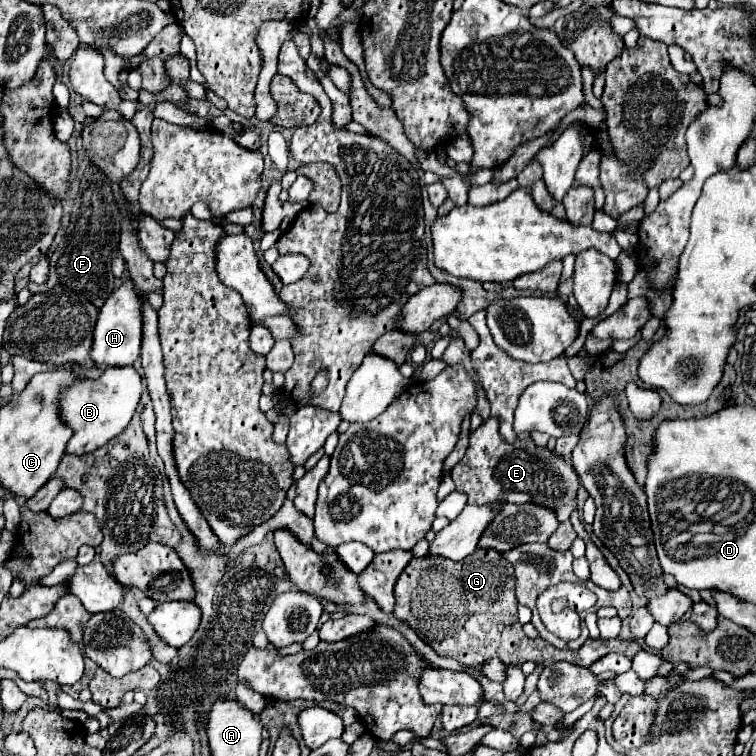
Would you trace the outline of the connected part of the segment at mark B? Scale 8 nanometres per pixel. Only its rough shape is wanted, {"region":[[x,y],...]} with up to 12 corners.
{"region":[[134,367],[60,393],[70,455],[122,433],[142,395]]}

